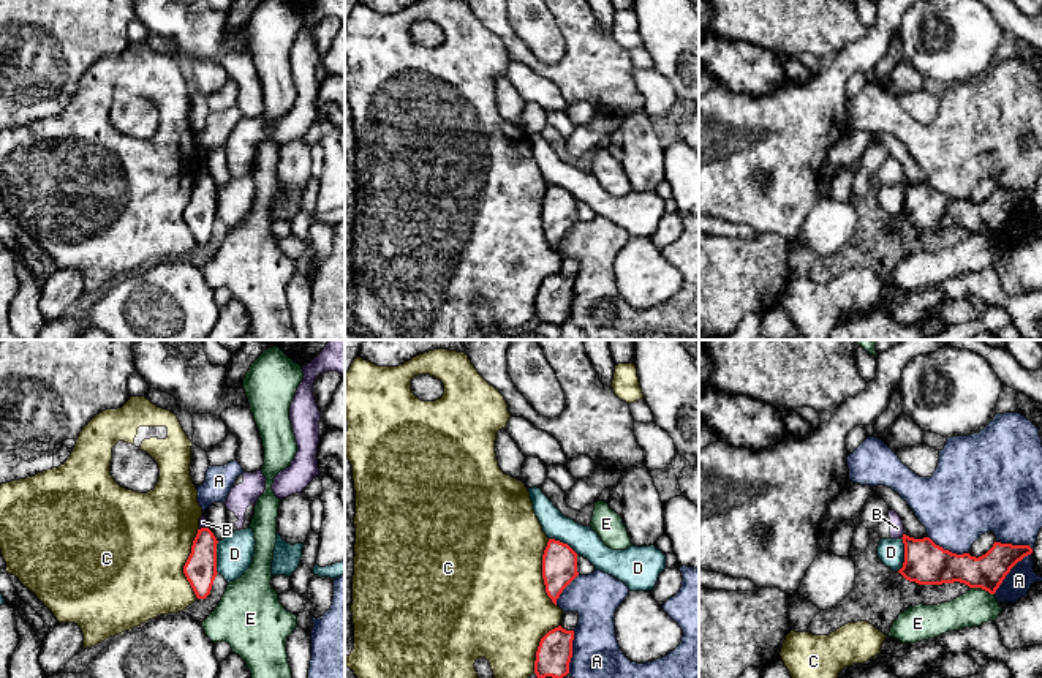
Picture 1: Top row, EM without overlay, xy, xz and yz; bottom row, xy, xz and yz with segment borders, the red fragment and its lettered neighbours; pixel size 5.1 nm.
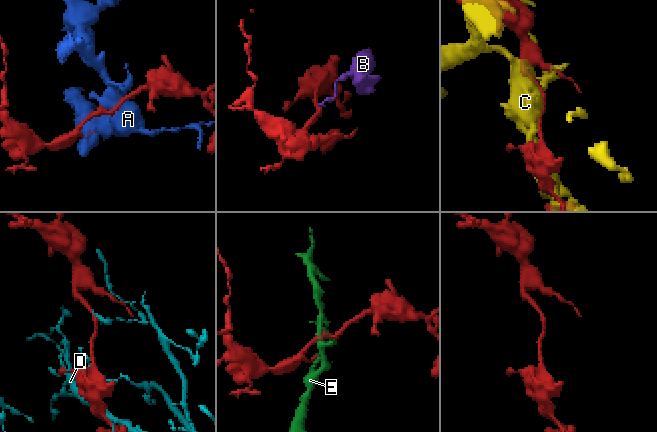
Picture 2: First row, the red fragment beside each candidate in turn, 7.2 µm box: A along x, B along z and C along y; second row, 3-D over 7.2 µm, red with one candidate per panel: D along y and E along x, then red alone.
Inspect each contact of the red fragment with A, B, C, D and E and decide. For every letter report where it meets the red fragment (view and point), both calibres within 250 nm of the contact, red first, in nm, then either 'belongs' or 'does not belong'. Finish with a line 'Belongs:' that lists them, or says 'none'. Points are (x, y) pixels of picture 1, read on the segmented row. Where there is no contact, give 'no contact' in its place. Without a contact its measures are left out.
A: meets red in yz at (1009, 571); 170 nm thick on the red side, 140 nm on the other; does not belong
B: meets red in yz at (903, 536); 220 nm thick on the red side, 80 nm on the other; belongs
C: meets red in xy at (185, 563); 160 nm thick on the red side, 500 nm on the other; does not belong
D: meets red in yz at (905, 555); 220 nm thick on the red side, 140 nm on the other; does not belong
E: meets red in yz at (982, 588); 180 nm thick on the red side, 180 nm on the other; does not belong
Belongs: B

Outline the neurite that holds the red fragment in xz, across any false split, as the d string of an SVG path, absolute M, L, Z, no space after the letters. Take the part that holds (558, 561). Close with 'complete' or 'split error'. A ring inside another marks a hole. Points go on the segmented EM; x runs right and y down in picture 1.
M549 539L542 555L542 578L546 593L555 605L563 589L577 575L577 553L568 544Z; complete

